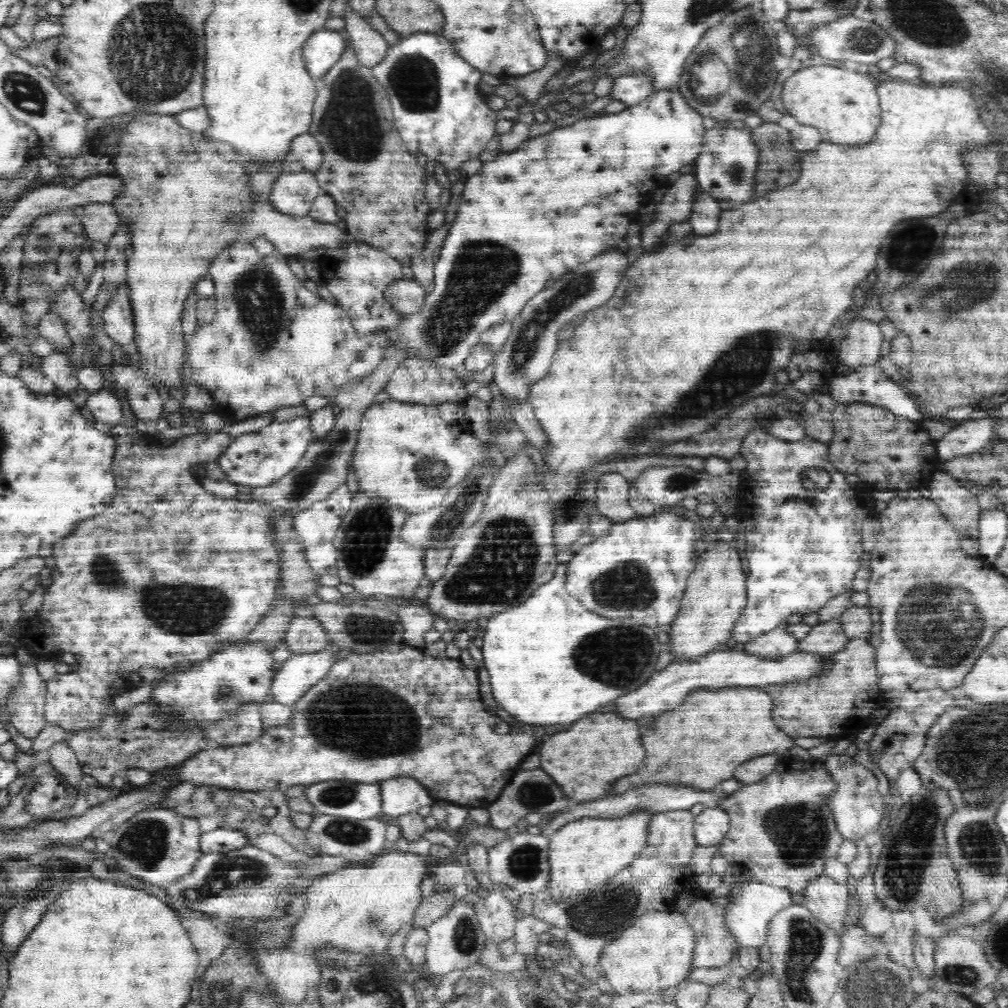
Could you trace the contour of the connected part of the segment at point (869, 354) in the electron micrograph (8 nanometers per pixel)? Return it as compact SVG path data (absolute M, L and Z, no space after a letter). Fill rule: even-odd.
M856 319L848 326L848 333L841 342L839 360L852 367L872 364L881 356L884 342L886 339L878 323Z

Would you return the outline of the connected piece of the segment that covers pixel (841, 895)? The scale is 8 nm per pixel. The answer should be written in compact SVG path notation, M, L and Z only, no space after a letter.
M824 875L812 879L800 892L803 905L826 926L841 933L848 910L850 890L844 882L833 881Z

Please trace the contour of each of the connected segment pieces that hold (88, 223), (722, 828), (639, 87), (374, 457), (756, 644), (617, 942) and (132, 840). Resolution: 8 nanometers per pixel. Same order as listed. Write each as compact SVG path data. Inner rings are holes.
M90 202L84 205L83 219L85 234L92 240L108 244L119 227L120 219L116 207L103 202Z
M717 807L705 808L695 818L696 844L706 847L719 844L729 829L729 816Z
M646 75L620 76L613 82L610 96L628 107L636 106L654 94L652 82Z
M396 400L374 402L361 418L361 427L353 452L352 466L359 488L371 496L391 501L396 508L404 508L408 515L419 514L442 504L450 488L460 484L468 472L476 466L476 460L484 456L482 441L471 430L462 432L460 426L442 419L434 405L406 404Z
M778 627L757 636L754 640L741 645L742 650L764 658L782 658L796 653L799 642L795 636Z
M645 912L602 949L598 967L603 971L603 986L617 995L663 992L686 980L694 950L695 932L682 912Z
M148 808L124 821L114 832L106 832L104 840L110 844L108 856L118 862L128 874L138 876L150 884L164 884L192 872L194 864L202 856L200 848L202 830L195 818L182 816L174 809Z

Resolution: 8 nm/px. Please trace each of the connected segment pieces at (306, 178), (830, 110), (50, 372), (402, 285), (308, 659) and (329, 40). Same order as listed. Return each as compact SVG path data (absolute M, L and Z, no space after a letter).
M284 172L276 178L269 201L288 216L306 216L312 208L313 200L323 192L312 172Z
M825 64L794 72L783 84L782 103L798 124L816 127L823 141L834 144L868 144L880 126L880 100L868 74L848 72L842 66Z
M58 351L51 355L44 354L40 370L45 374L47 380L51 380L55 384L56 391L64 397L68 397L68 394L72 394L79 388L75 370L71 367L66 354Z
M400 279L390 284L383 295L392 308L406 315L414 314L422 308L426 293L424 287L416 280Z
M328 640L328 647L321 652L292 654L277 670L271 684L271 693L278 704L289 706L296 702L337 662L340 649Z
M323 27L308 37L303 49L303 58L312 79L324 77L350 45L351 42L344 32Z

